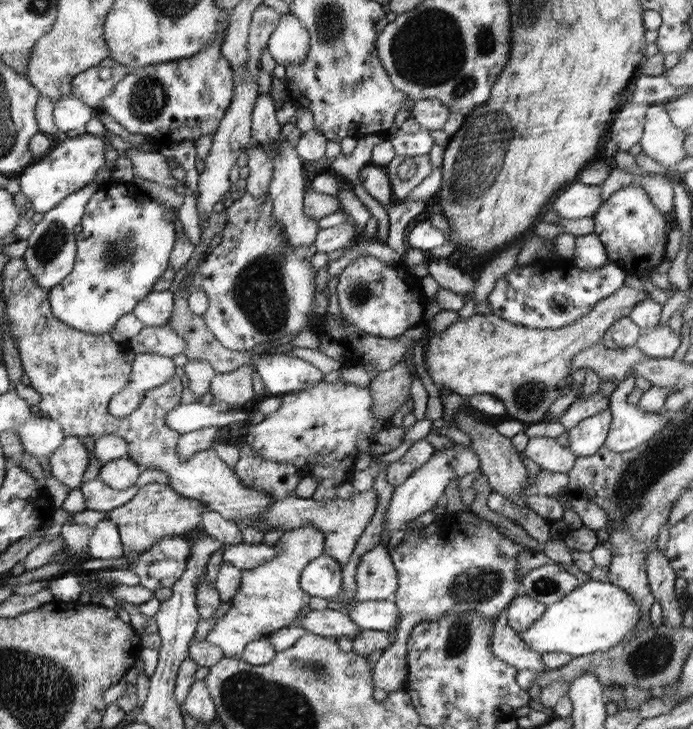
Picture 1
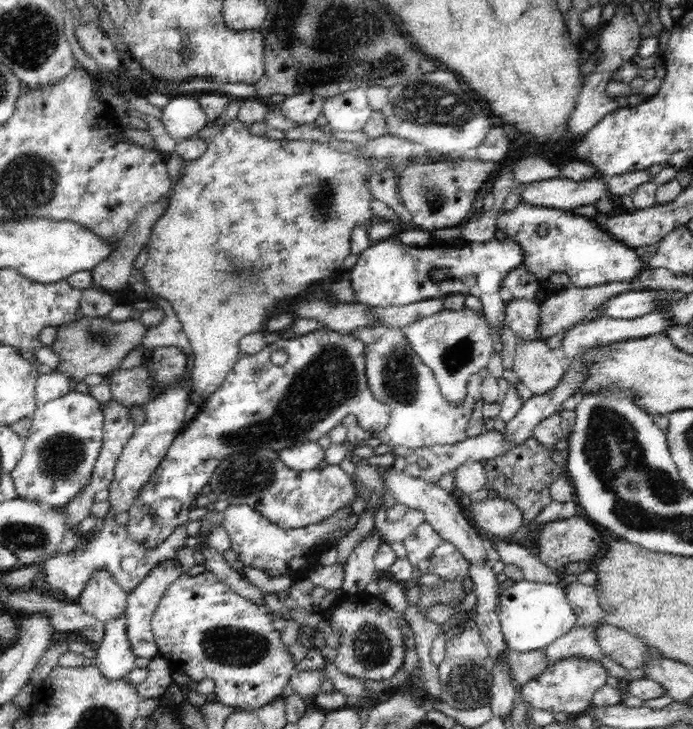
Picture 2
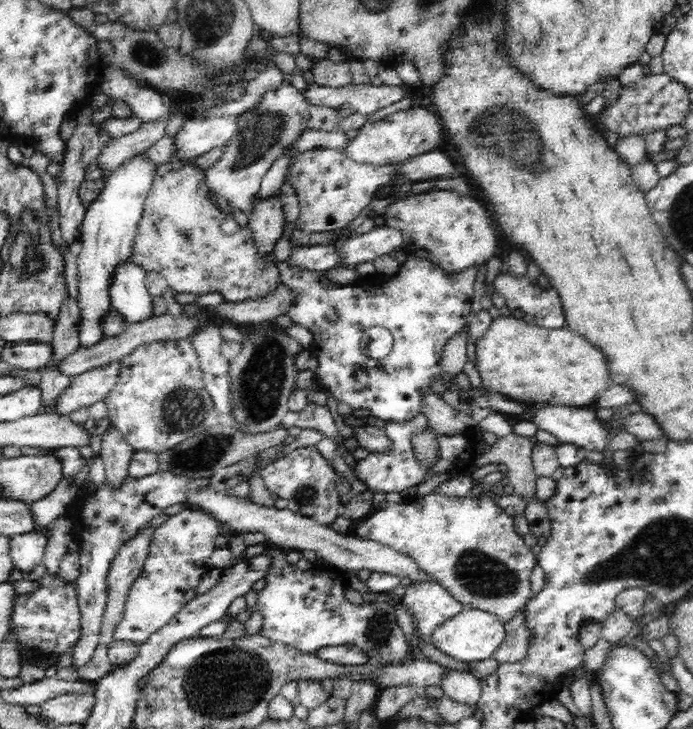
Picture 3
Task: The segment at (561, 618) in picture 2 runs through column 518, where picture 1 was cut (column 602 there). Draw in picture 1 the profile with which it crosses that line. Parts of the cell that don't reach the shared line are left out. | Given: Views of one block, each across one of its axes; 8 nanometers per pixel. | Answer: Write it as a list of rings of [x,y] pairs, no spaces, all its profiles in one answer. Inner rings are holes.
[[[589,579],[577,586],[547,610],[528,630],[518,631],[521,638],[538,654],[549,652],[578,657],[604,652],[620,645],[641,622],[641,608],[628,591],[611,582]]]

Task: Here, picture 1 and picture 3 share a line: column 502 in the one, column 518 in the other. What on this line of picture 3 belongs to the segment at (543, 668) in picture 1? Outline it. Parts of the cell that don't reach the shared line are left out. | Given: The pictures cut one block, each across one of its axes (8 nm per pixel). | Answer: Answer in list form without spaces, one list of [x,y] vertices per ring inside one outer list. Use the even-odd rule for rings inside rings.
[[[525,605],[514,614],[512,619],[504,624],[506,634],[503,636],[502,645],[494,651],[493,658],[499,663],[514,664],[522,661],[530,648],[530,632],[526,629]]]

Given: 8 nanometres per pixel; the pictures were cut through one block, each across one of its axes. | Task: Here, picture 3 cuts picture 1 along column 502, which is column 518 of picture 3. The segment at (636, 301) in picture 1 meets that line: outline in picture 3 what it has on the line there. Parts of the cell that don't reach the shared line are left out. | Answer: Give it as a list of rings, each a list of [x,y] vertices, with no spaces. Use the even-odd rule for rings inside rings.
[[[512,315],[500,316],[479,338],[475,352],[475,366],[485,390],[528,406],[548,402],[554,406],[592,408],[600,394],[612,385],[602,352],[566,327],[546,329]]]

